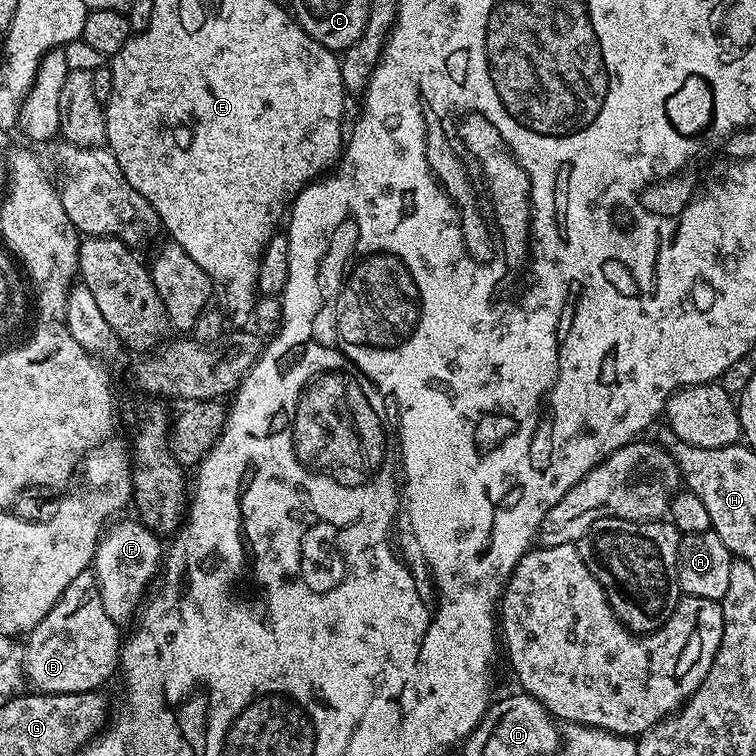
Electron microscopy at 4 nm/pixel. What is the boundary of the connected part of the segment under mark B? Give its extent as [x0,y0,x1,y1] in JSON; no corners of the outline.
[24,570,122,692]

